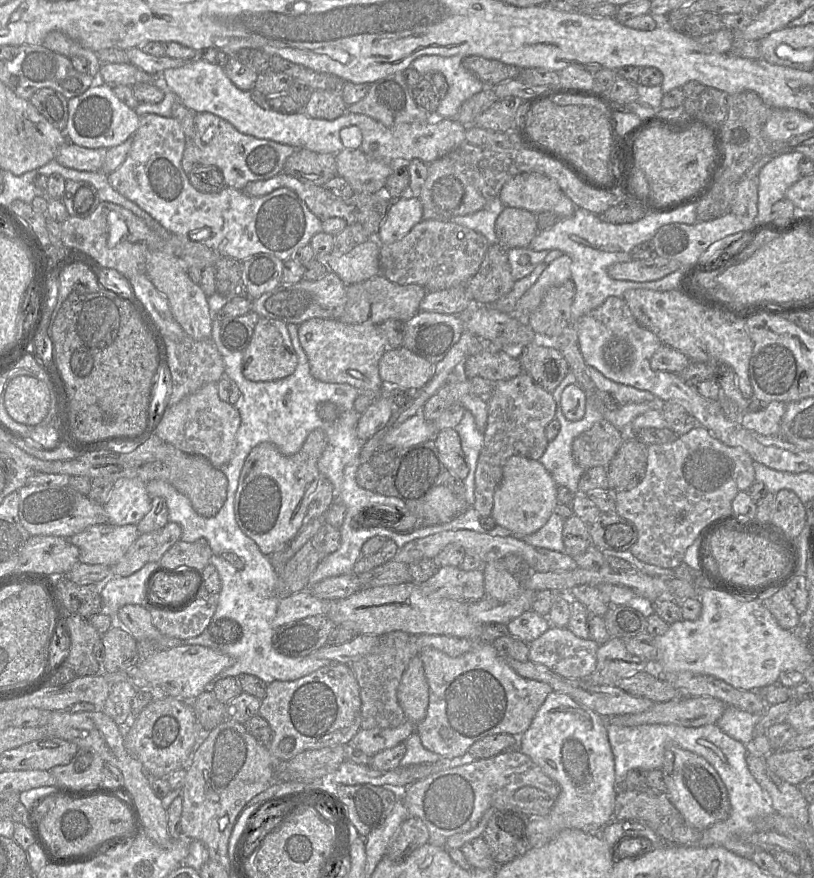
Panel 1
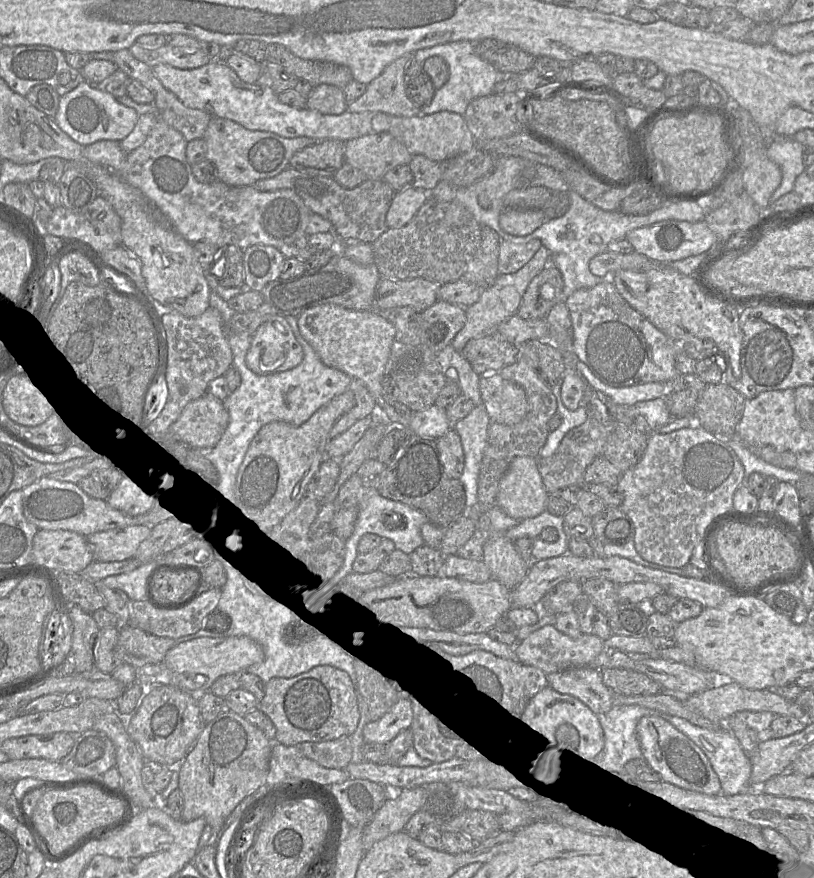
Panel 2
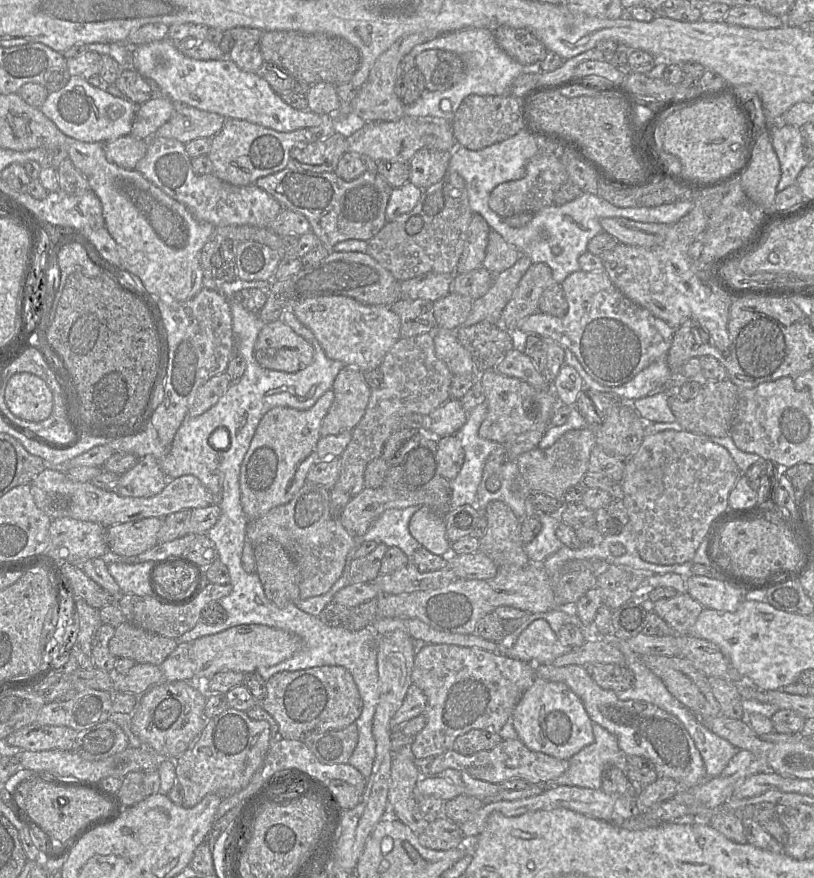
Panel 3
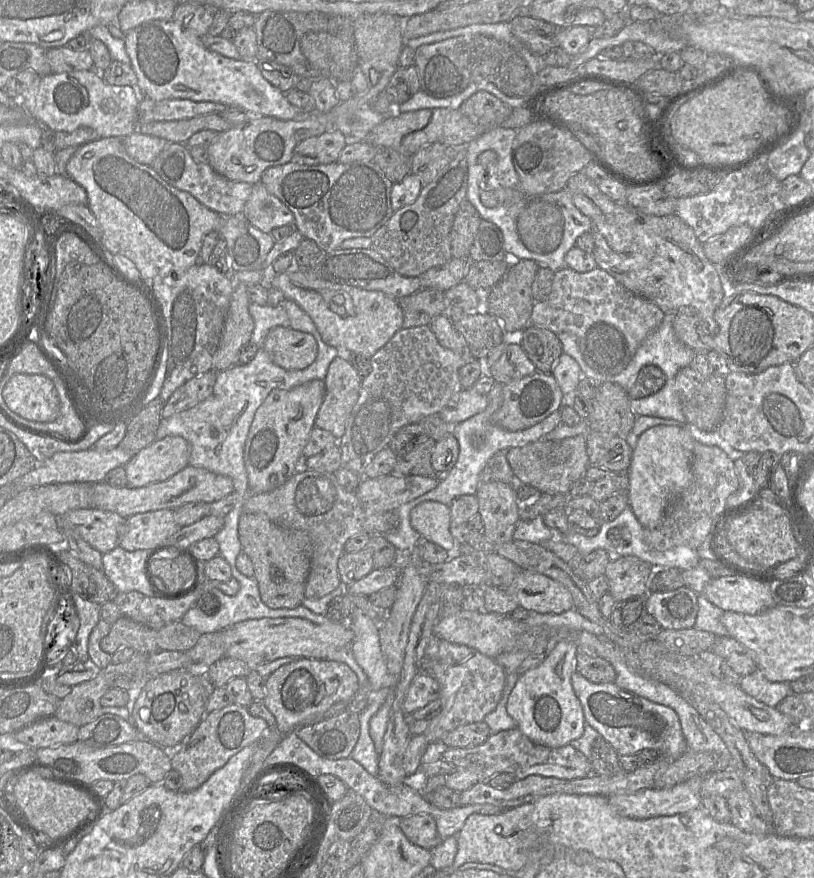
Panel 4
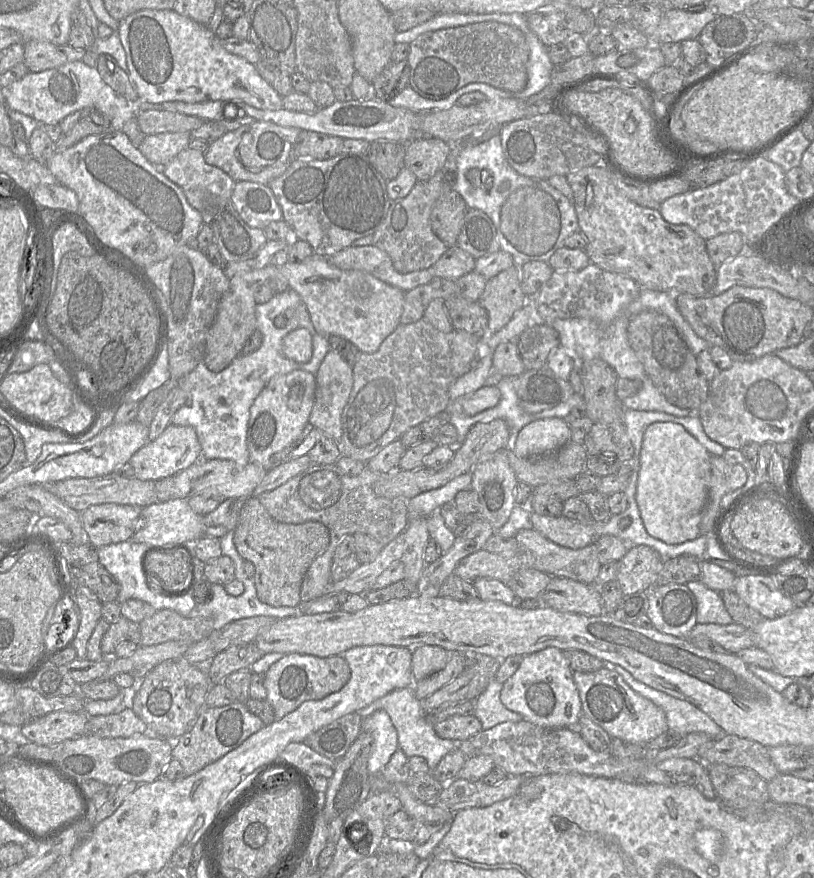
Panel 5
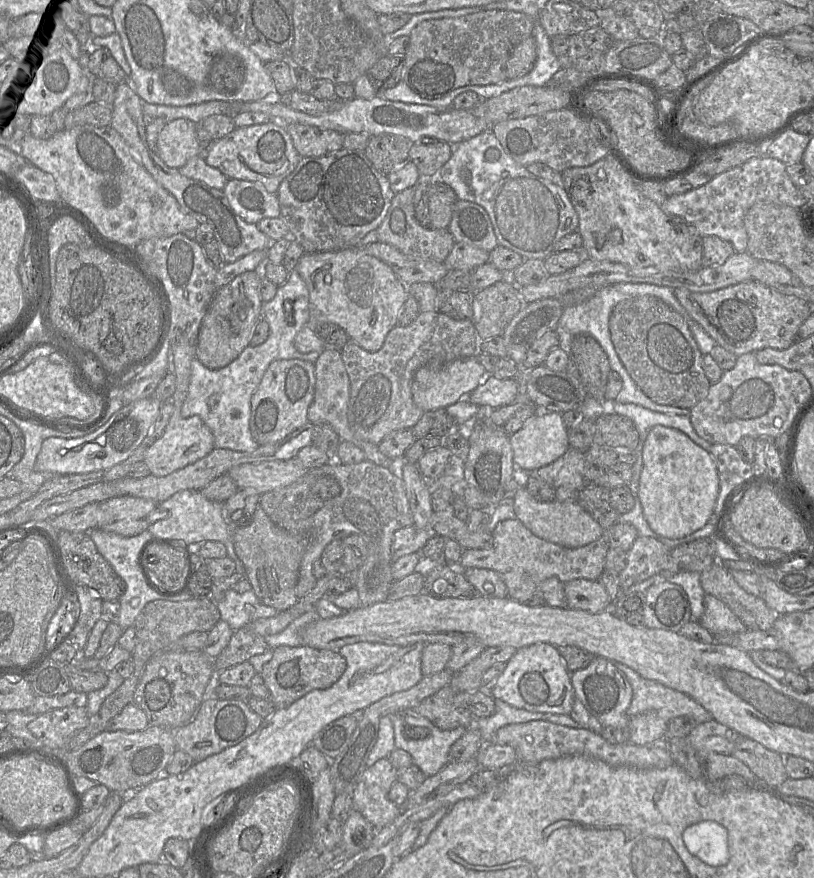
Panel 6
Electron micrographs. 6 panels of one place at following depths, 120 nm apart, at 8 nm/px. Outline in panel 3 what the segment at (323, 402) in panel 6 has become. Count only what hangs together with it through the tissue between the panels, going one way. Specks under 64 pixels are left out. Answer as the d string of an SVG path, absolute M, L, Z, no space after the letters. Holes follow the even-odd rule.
M344 366L335 377L331 390L334 400L322 420L321 437L352 431L365 413L372 389L359 369Z

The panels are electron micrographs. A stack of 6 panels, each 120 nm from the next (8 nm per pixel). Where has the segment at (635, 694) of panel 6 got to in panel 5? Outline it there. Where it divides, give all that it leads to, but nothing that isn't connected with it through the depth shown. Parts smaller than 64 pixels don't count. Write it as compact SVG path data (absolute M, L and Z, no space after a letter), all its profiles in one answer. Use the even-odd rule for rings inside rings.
M605 663L605 665L620 674L632 690L660 707L665 713L669 729L682 735L703 732L711 739L722 736L722 729L695 705L638 681L626 669L617 664Z

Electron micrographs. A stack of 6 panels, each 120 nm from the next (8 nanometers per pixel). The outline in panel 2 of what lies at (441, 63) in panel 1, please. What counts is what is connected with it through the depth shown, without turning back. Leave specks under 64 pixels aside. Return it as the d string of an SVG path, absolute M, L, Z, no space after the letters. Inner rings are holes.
M456 41L419 49L413 53L413 56L420 64L423 64L431 56L441 56L449 66L448 81L444 86L436 89L430 104L420 107L421 114L425 115L449 111L463 116L470 102L476 98L492 94L495 84L507 76L502 75L490 63L478 56L475 52L474 43L469 41Z

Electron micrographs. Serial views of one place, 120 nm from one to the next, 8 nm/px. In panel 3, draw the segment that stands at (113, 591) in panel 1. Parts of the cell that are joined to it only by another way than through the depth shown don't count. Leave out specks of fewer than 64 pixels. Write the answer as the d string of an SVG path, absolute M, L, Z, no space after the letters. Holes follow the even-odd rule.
M152 561L136 564L109 562L108 571L121 589L121 594L149 596L149 571Z

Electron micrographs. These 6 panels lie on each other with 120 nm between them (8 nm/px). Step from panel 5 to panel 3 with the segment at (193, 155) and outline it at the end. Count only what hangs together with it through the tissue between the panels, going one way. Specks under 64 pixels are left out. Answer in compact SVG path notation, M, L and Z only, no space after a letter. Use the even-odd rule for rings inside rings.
M153 136L149 139L146 154L135 169L165 194L182 203L194 218L216 226L253 225L267 228L283 209L274 197L256 184L236 186L213 173L195 173L185 144L173 138Z

